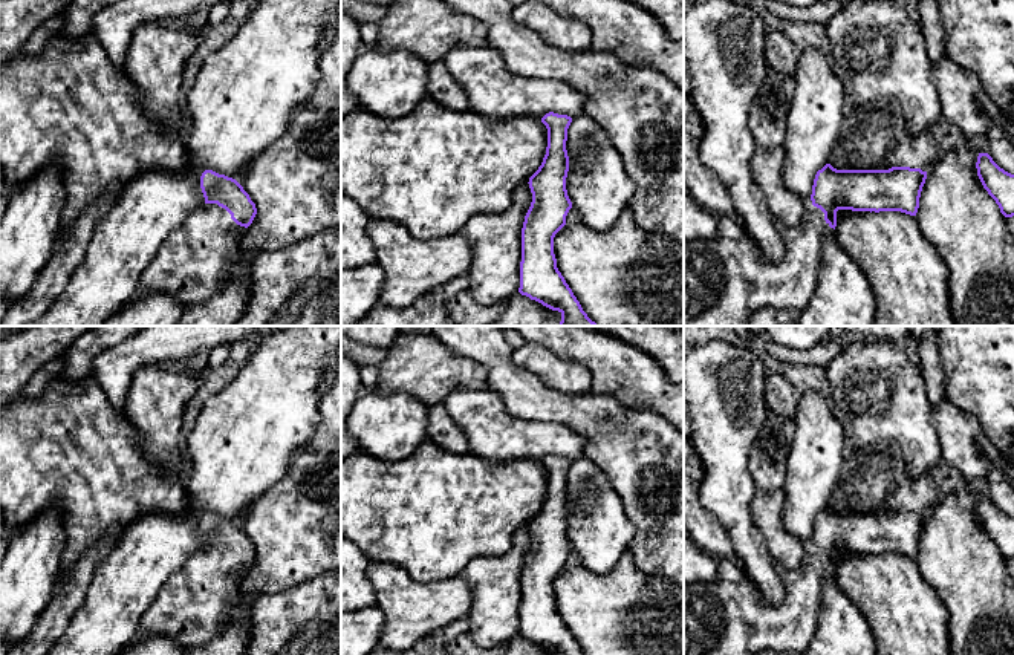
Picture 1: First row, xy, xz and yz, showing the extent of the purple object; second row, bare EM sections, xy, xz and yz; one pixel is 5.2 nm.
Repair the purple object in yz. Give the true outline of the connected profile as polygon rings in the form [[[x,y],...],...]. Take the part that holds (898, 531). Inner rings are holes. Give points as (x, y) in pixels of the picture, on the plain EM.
[[[826,507],[815,517],[812,537],[804,543],[804,557],[798,568],[788,569],[785,565],[775,563],[775,571],[785,589],[780,604],[765,604],[757,588],[748,580],[731,583],[717,578],[710,583],[684,585],[684,655],[756,655],[766,649],[783,653],[804,653],[817,631],[823,582],[835,577],[837,554],[901,554],[916,559],[925,522],[927,514],[921,511],[837,513],[830,507]]]

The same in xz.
[[[554,455],[541,465],[548,471],[548,490],[538,513],[529,520],[531,549],[522,571],[522,638],[558,655],[584,655],[557,611],[554,580],[566,568],[572,545],[566,533],[569,499],[567,471],[572,461]]]

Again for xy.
[[[205,513],[200,519],[205,546],[196,551],[161,588],[151,606],[142,615],[138,631],[127,643],[138,644],[151,635],[167,635],[184,647],[211,643],[229,615],[231,603],[240,592],[240,578],[255,557],[255,546],[232,520]]]

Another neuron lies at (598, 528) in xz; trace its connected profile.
[[[583,456],[572,461],[566,493],[566,533],[572,549],[580,554],[586,569],[595,574],[610,572],[629,552],[636,534],[618,491],[601,468]]]

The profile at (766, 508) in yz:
[[[783,488],[757,491],[751,502],[751,520],[763,534],[772,560],[788,569],[797,569],[804,557],[806,542],[794,537],[786,530],[783,520],[785,502],[786,493]]]

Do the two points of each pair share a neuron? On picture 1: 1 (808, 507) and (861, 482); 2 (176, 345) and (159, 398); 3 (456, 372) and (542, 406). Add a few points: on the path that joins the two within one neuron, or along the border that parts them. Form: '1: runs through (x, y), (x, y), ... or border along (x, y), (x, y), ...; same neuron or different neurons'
1: border along (844, 472), (826, 505); different neurons
2: border along (176, 364), (144, 364), (135, 374); different neurons
3: border along (461, 357), (470, 357), (487, 369), (485, 387); different neurons

